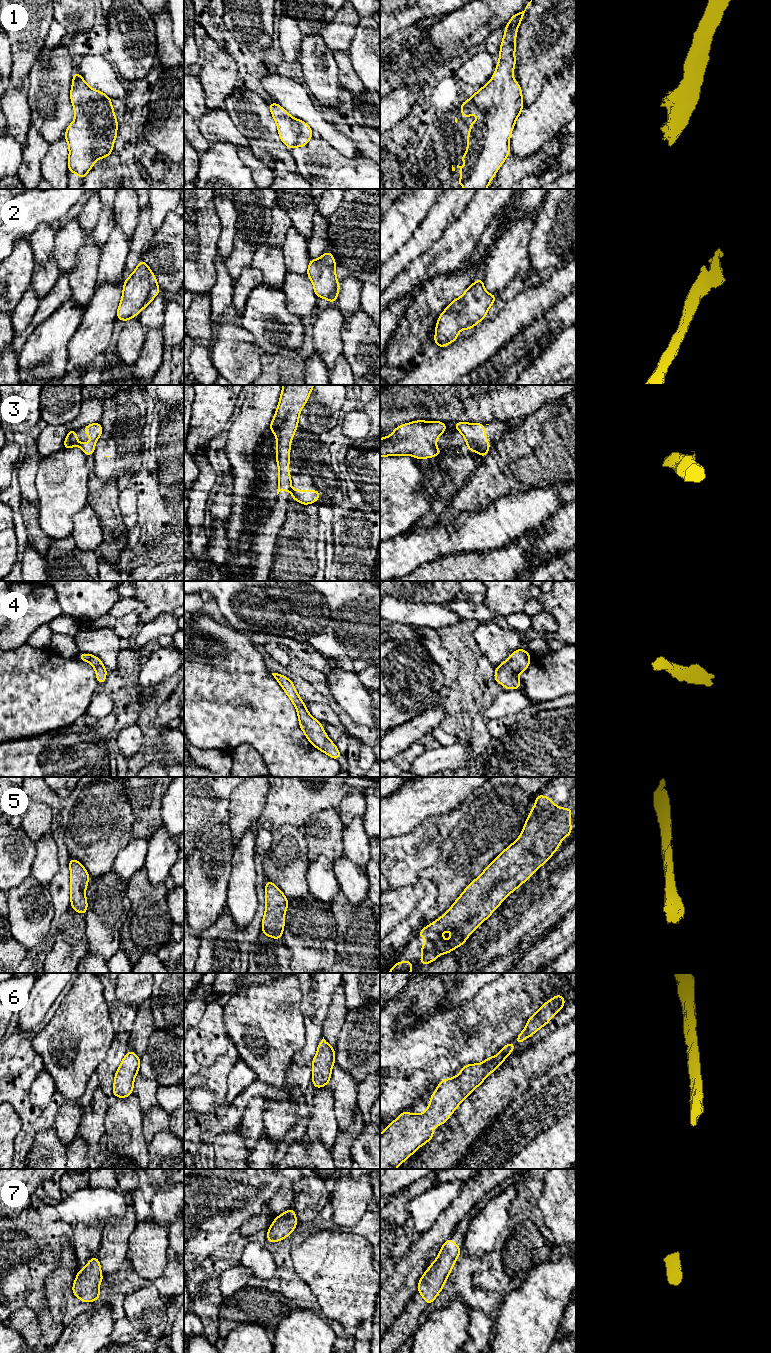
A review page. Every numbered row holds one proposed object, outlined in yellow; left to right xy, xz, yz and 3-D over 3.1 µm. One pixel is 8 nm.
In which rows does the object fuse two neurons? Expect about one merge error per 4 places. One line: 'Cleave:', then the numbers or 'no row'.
Cleave: 3

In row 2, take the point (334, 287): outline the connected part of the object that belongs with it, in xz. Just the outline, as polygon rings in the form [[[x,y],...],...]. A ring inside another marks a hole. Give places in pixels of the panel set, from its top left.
[[[328,250],[319,259],[310,259],[307,271],[316,296],[326,298],[330,303],[336,302],[340,290],[335,263],[336,260]]]

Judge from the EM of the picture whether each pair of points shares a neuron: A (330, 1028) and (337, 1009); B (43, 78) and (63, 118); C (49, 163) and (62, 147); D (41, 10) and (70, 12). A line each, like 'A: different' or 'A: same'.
A: same
B: same
C: same
D: different

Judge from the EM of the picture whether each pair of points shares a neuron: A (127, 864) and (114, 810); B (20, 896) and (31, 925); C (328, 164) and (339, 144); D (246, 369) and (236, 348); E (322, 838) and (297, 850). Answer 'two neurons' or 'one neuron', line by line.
A: two neurons
B: one neuron
C: two neurons
D: one neuron
E: two neurons

